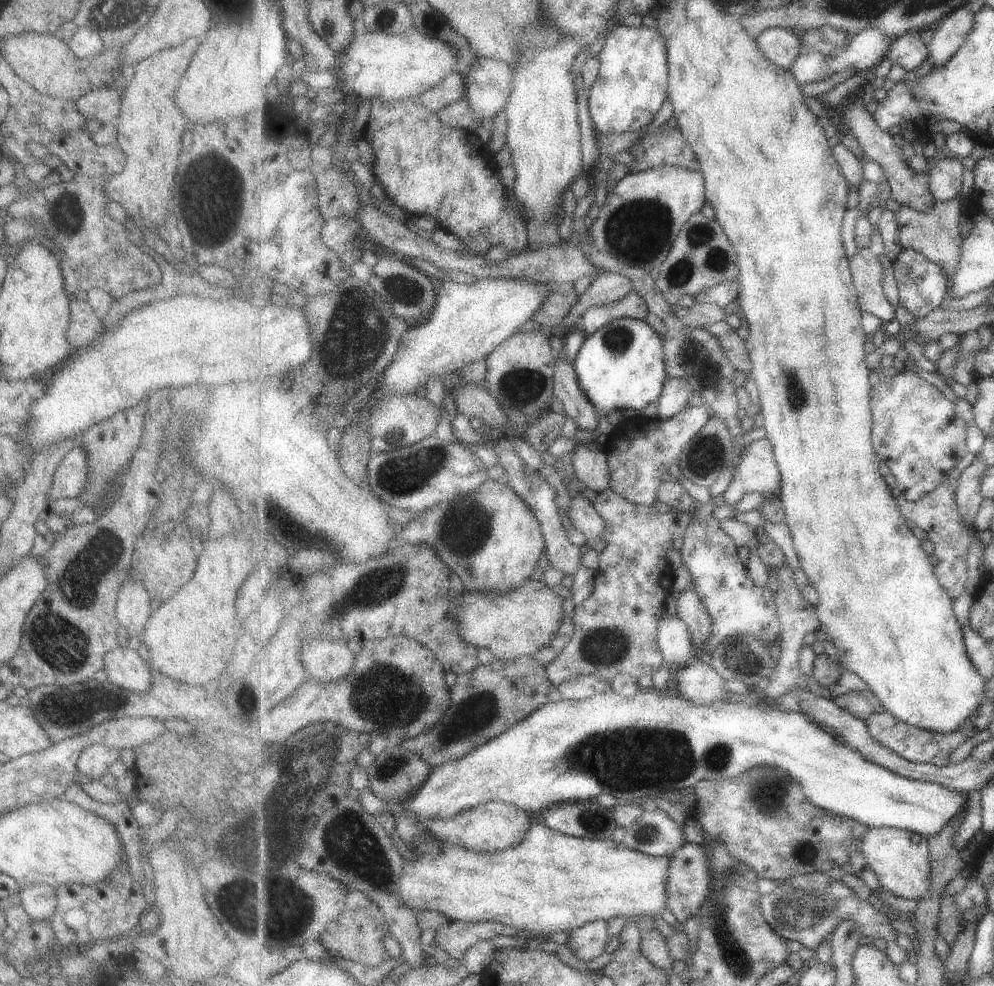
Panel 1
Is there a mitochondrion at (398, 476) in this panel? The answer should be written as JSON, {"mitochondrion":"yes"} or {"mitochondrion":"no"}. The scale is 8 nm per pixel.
{"mitochondrion":"yes"}

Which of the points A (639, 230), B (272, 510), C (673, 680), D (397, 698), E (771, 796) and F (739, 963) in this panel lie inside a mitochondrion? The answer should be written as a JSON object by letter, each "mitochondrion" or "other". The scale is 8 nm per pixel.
{"A":"mitochondrion","B":"mitochondrion","C":"other","D":"mitochondrion","E":"mitochondrion","F":"mitochondrion"}

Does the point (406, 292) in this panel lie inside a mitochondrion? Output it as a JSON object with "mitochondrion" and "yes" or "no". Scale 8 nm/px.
{"mitochondrion":"yes"}

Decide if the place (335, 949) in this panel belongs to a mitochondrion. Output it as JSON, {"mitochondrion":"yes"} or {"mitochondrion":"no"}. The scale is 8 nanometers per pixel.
{"mitochondrion":"no"}

